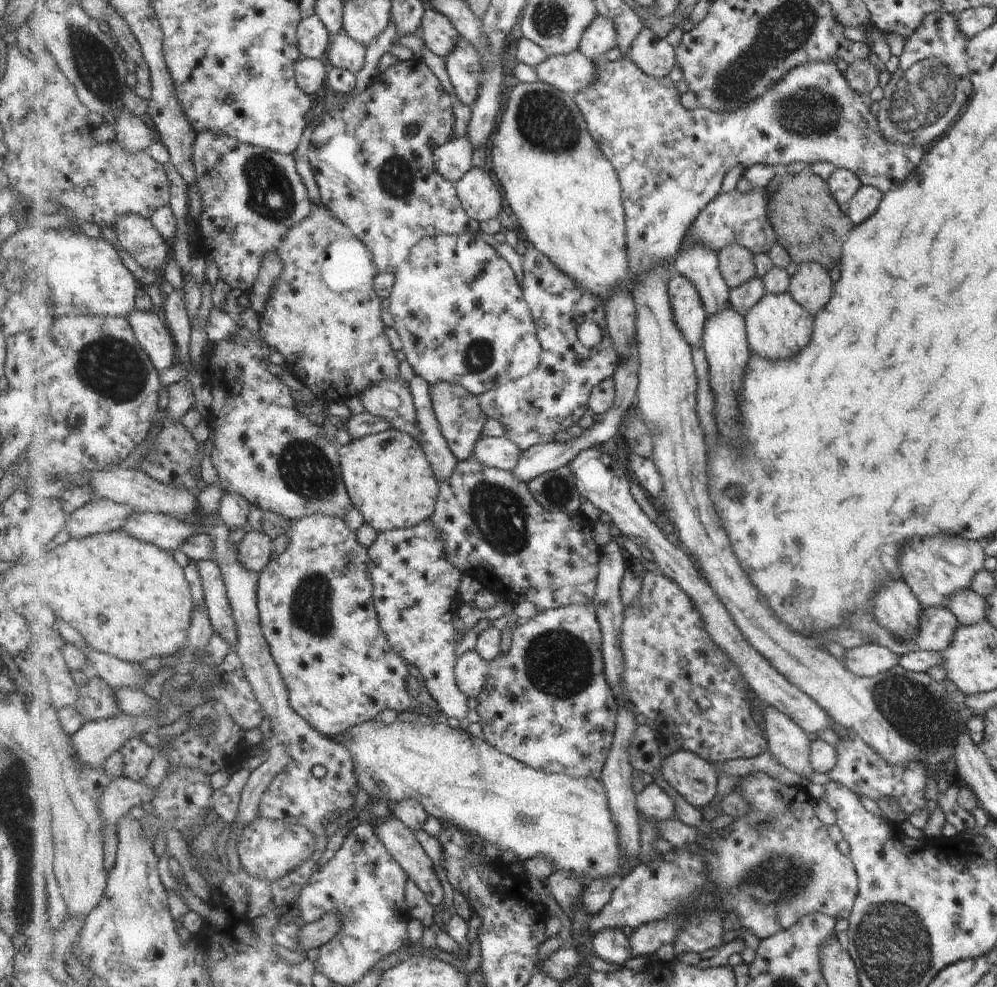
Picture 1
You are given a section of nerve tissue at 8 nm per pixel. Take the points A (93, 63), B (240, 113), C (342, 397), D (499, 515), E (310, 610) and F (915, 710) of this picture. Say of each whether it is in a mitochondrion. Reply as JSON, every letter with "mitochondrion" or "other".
{"A":"mitochondrion","B":"other","C":"other","D":"mitochondrion","E":"mitochondrion","F":"mitochondrion"}

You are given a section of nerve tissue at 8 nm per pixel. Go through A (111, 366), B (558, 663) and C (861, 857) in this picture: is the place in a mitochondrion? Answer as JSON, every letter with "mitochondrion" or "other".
{"A":"mitochondrion","B":"mitochondrion","C":"other"}

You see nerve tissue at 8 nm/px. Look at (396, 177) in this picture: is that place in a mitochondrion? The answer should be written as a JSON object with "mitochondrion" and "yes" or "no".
{"mitochondrion":"yes"}

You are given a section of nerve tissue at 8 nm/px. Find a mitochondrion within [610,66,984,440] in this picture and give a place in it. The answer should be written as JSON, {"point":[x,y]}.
{"point":[811,111]}

